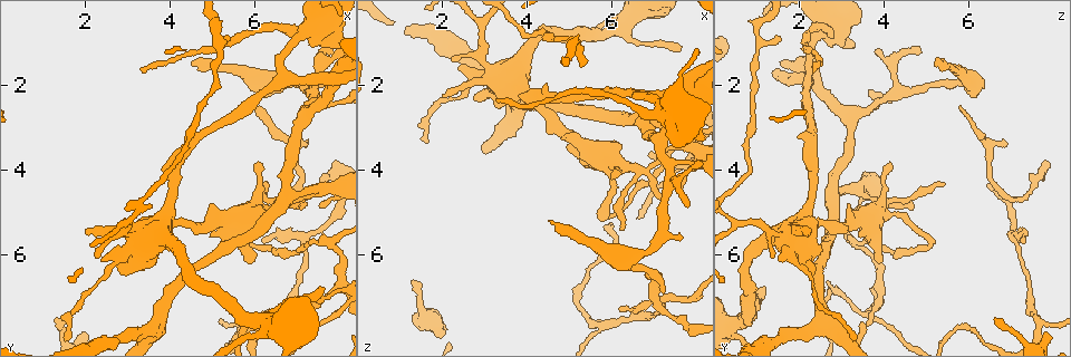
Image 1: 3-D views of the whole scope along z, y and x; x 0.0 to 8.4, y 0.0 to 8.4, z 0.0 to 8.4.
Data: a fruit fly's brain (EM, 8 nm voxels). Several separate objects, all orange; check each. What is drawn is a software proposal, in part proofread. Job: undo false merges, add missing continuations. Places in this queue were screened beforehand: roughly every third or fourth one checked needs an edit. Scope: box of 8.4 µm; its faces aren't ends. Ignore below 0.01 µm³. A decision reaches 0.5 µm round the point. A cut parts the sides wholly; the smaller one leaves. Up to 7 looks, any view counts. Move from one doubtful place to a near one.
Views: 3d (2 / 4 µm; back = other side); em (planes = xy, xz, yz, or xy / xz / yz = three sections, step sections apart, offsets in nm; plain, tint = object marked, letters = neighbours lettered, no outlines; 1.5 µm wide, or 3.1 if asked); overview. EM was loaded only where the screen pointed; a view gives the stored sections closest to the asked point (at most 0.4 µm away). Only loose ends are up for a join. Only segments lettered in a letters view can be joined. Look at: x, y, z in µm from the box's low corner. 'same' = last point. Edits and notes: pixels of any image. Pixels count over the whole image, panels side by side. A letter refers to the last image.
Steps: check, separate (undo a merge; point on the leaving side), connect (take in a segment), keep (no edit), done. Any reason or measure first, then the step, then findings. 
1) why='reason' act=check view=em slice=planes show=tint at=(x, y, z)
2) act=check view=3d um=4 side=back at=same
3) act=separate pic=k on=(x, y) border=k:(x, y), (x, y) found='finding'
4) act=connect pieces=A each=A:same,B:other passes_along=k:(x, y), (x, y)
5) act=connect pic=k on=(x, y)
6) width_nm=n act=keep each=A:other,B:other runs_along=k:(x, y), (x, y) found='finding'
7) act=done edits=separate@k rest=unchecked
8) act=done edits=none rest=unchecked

why='thick turns thin' act=check view=3d um=4 at=(1.55, 7.95, 7.20)

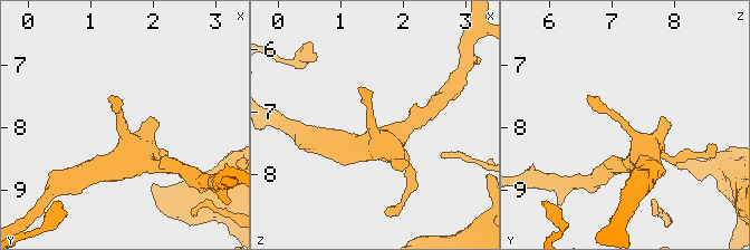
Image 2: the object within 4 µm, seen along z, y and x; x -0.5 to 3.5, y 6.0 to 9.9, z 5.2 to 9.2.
act=check view=em slice=xy step=4 show=tint at=(1.50, 7.90, 7.20)

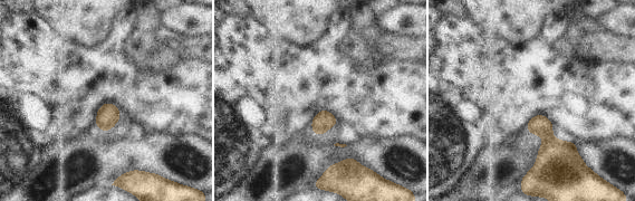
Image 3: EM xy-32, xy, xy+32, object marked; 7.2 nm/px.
why='cut it another way' act=check view=em slice=planes show=letters at=same

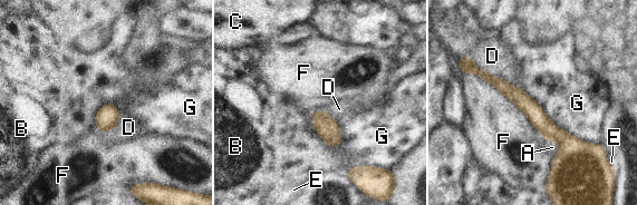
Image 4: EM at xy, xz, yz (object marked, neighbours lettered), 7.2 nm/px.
act=keep each=A:other,B:other,C:other,D:other,E:other,F:other,G:other border=4:(517, 88), (560, 128), (601, 143) found='continuous, no second cell'

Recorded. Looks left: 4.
why='an open end' act=check view=3d um=2 at=(6.10, 3.75, 4.15)

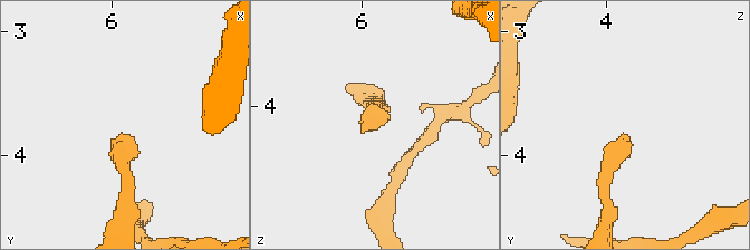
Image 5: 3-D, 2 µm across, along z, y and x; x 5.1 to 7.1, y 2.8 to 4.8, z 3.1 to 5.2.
act=check view=em slice=xy step=4 show=letters at=(6.10, 3.80, 4.16)

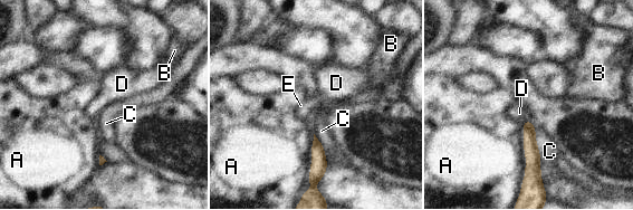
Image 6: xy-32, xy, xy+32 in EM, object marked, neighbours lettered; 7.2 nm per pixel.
act=check view=em slice=planes show=letters at=same

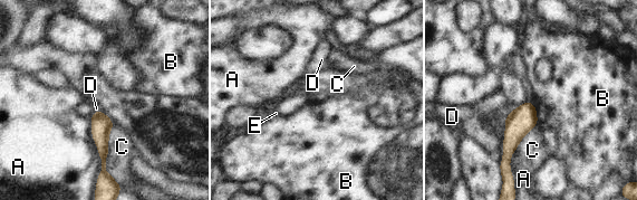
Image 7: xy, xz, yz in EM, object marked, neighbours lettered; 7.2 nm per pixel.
width_nm=180 act=keep each=A:other,B:other,C:other,D:other,E:other border=7:(513, 110), (504, 117) found='none of them fits'

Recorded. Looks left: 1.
act=done edits=none rest=unchecked

